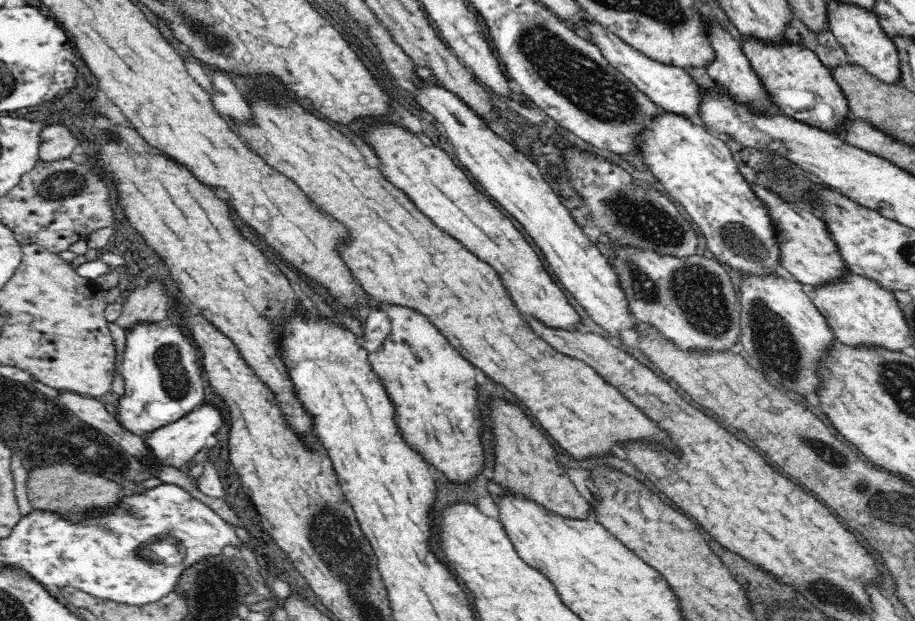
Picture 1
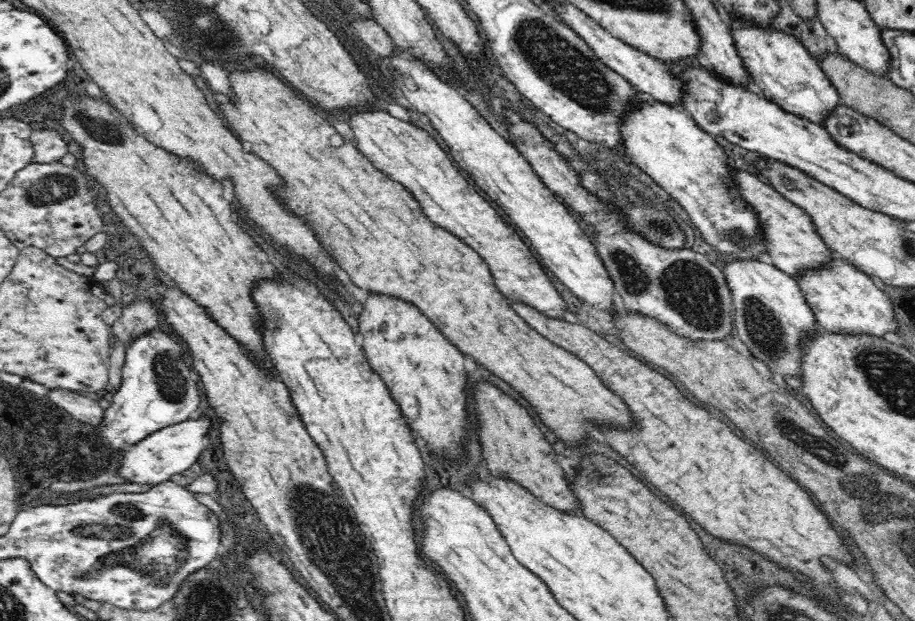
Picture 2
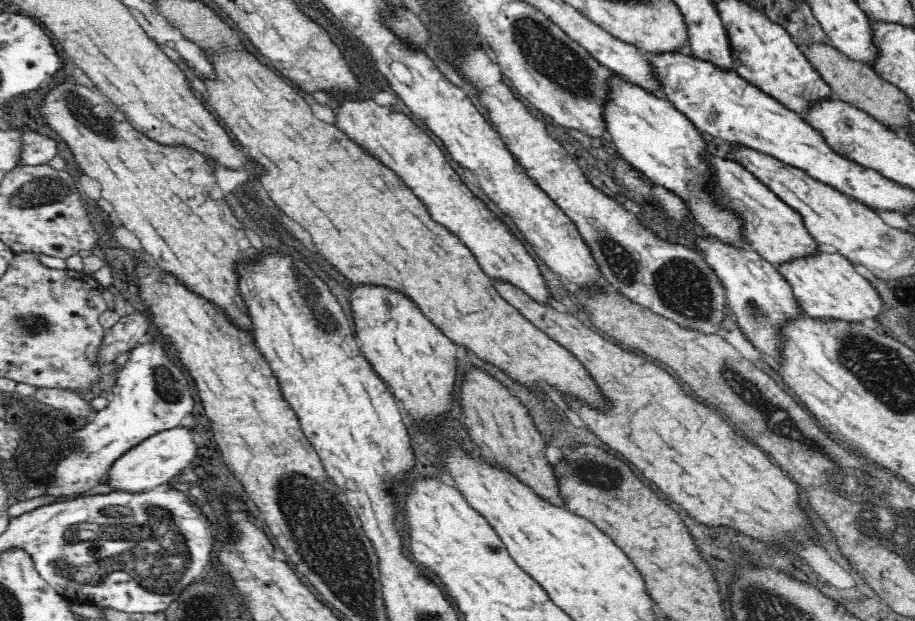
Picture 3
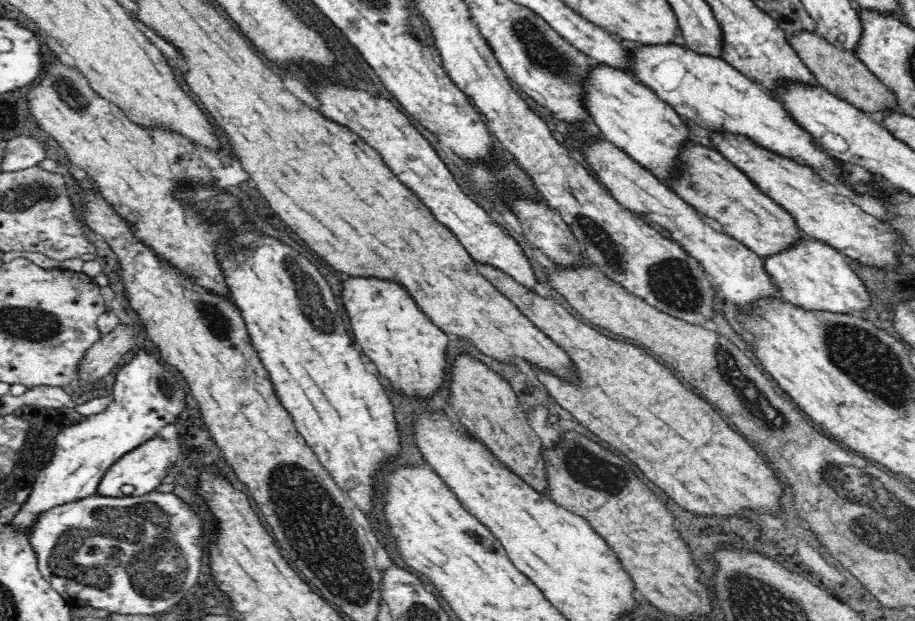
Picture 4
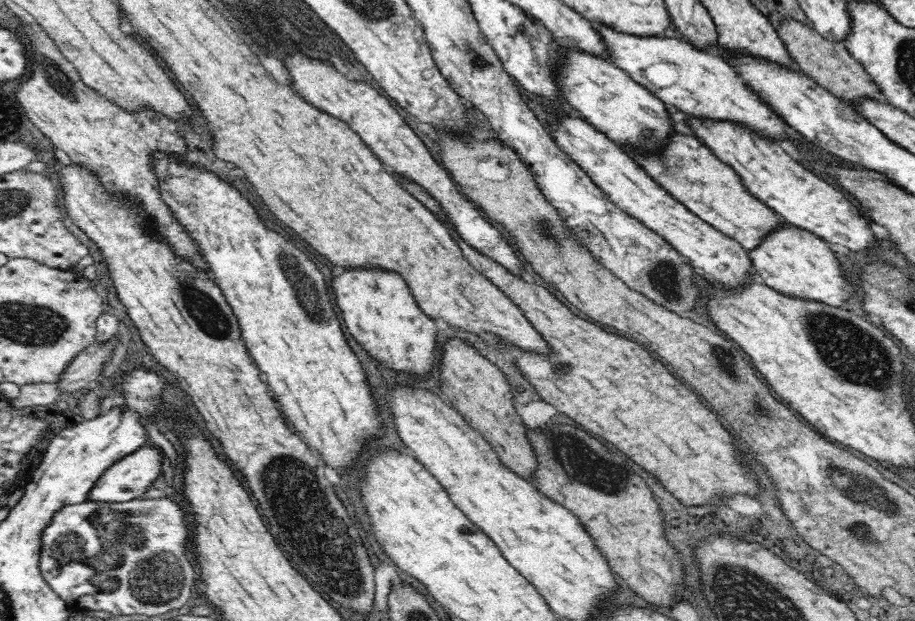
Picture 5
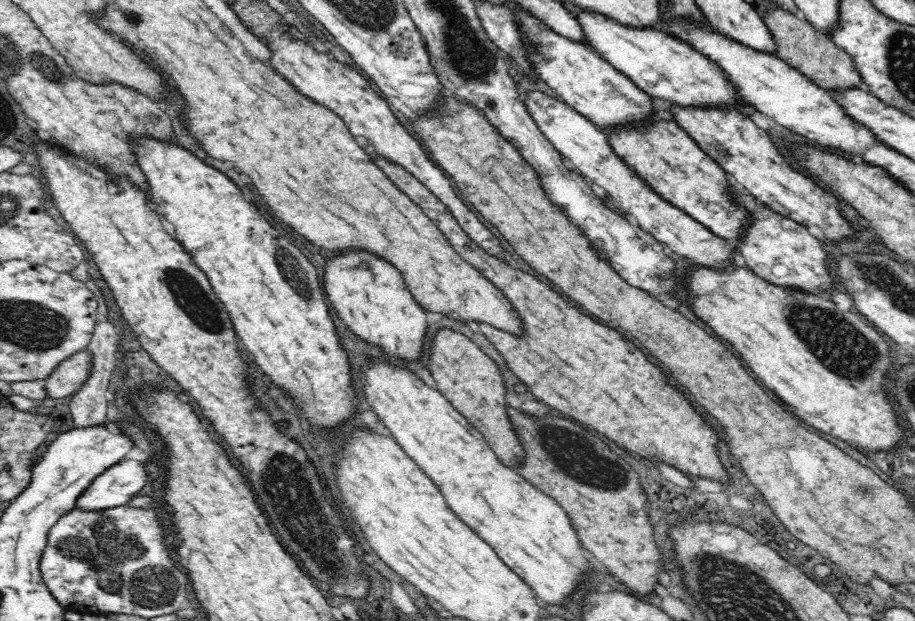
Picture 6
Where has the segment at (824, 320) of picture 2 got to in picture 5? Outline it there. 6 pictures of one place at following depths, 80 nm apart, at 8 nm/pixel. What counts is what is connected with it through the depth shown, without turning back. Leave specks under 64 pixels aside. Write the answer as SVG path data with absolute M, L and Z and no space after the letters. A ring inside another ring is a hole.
M782 220L782 224L770 230L758 246L746 251L757 277L782 294L842 308L844 302L856 296L854 286L844 276L840 261L828 243L789 222Z

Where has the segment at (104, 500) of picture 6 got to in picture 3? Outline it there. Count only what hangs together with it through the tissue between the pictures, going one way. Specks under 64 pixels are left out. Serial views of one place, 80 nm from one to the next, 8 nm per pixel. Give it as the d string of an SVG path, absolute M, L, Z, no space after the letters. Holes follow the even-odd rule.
M188 423L170 430L163 430L155 436L140 442L140 445L128 449L109 467L104 484L114 492L138 494L152 488L166 485L170 478L178 476L196 456L196 443L192 442L192 430Z

